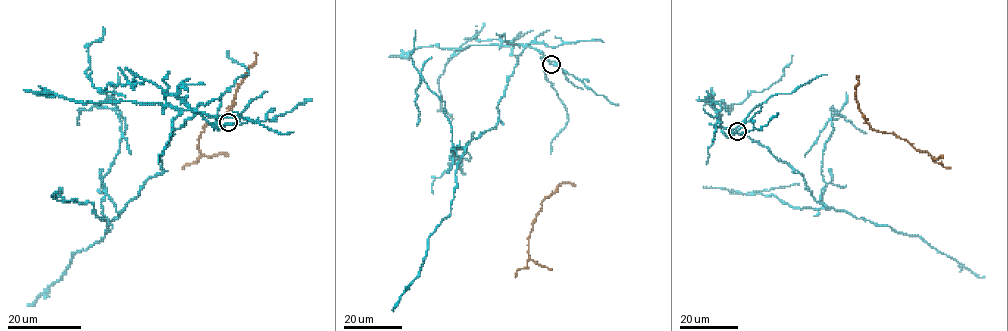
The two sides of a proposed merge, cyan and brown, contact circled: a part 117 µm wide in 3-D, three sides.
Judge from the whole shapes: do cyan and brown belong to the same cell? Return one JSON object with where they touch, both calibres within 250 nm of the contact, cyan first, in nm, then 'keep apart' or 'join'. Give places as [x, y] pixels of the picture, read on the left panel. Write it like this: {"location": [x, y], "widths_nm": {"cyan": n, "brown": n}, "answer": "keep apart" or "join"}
{"location": [228, 122], "widths_nm": {"cyan": 200, "brown": 70}, "answer": "keep apart"}

